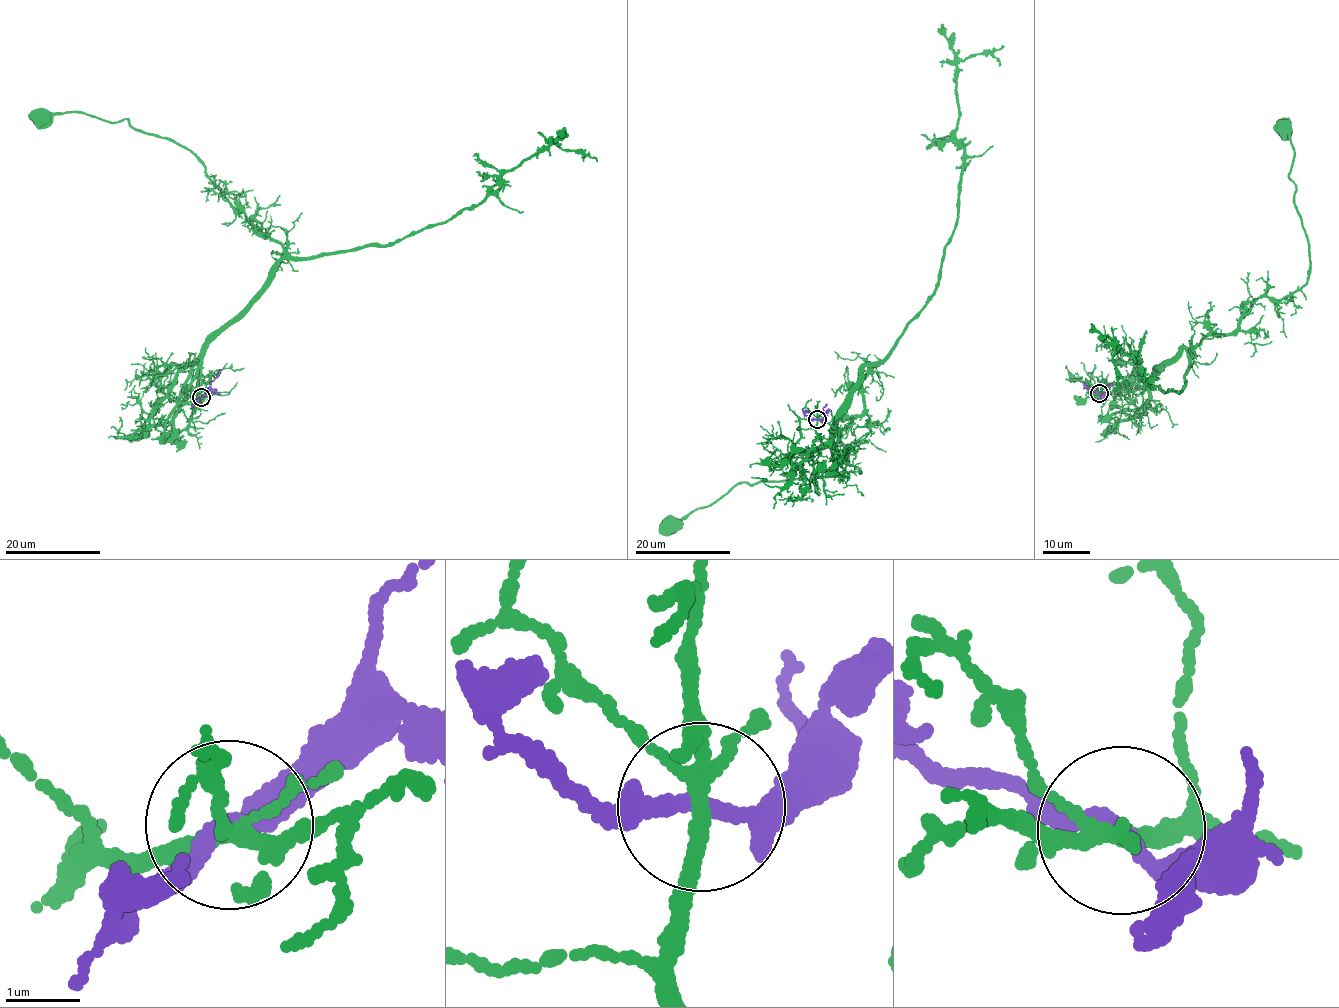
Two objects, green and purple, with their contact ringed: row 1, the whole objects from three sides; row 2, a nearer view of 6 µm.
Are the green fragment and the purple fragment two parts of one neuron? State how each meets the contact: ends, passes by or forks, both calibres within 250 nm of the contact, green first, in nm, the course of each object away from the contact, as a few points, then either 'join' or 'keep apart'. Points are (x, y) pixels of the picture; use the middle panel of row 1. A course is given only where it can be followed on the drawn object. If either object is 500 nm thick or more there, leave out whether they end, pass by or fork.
green forks there; purple forks there; 180 nm thick on the green side, 170 nm on the other; green runs (818, 419), (813, 447), (824, 446), (868, 366), (864, 413), (841, 434), (846, 472), (743, 482), (670, 525); purple runs (818, 419), (824, 415), (827, 403); keep apart

